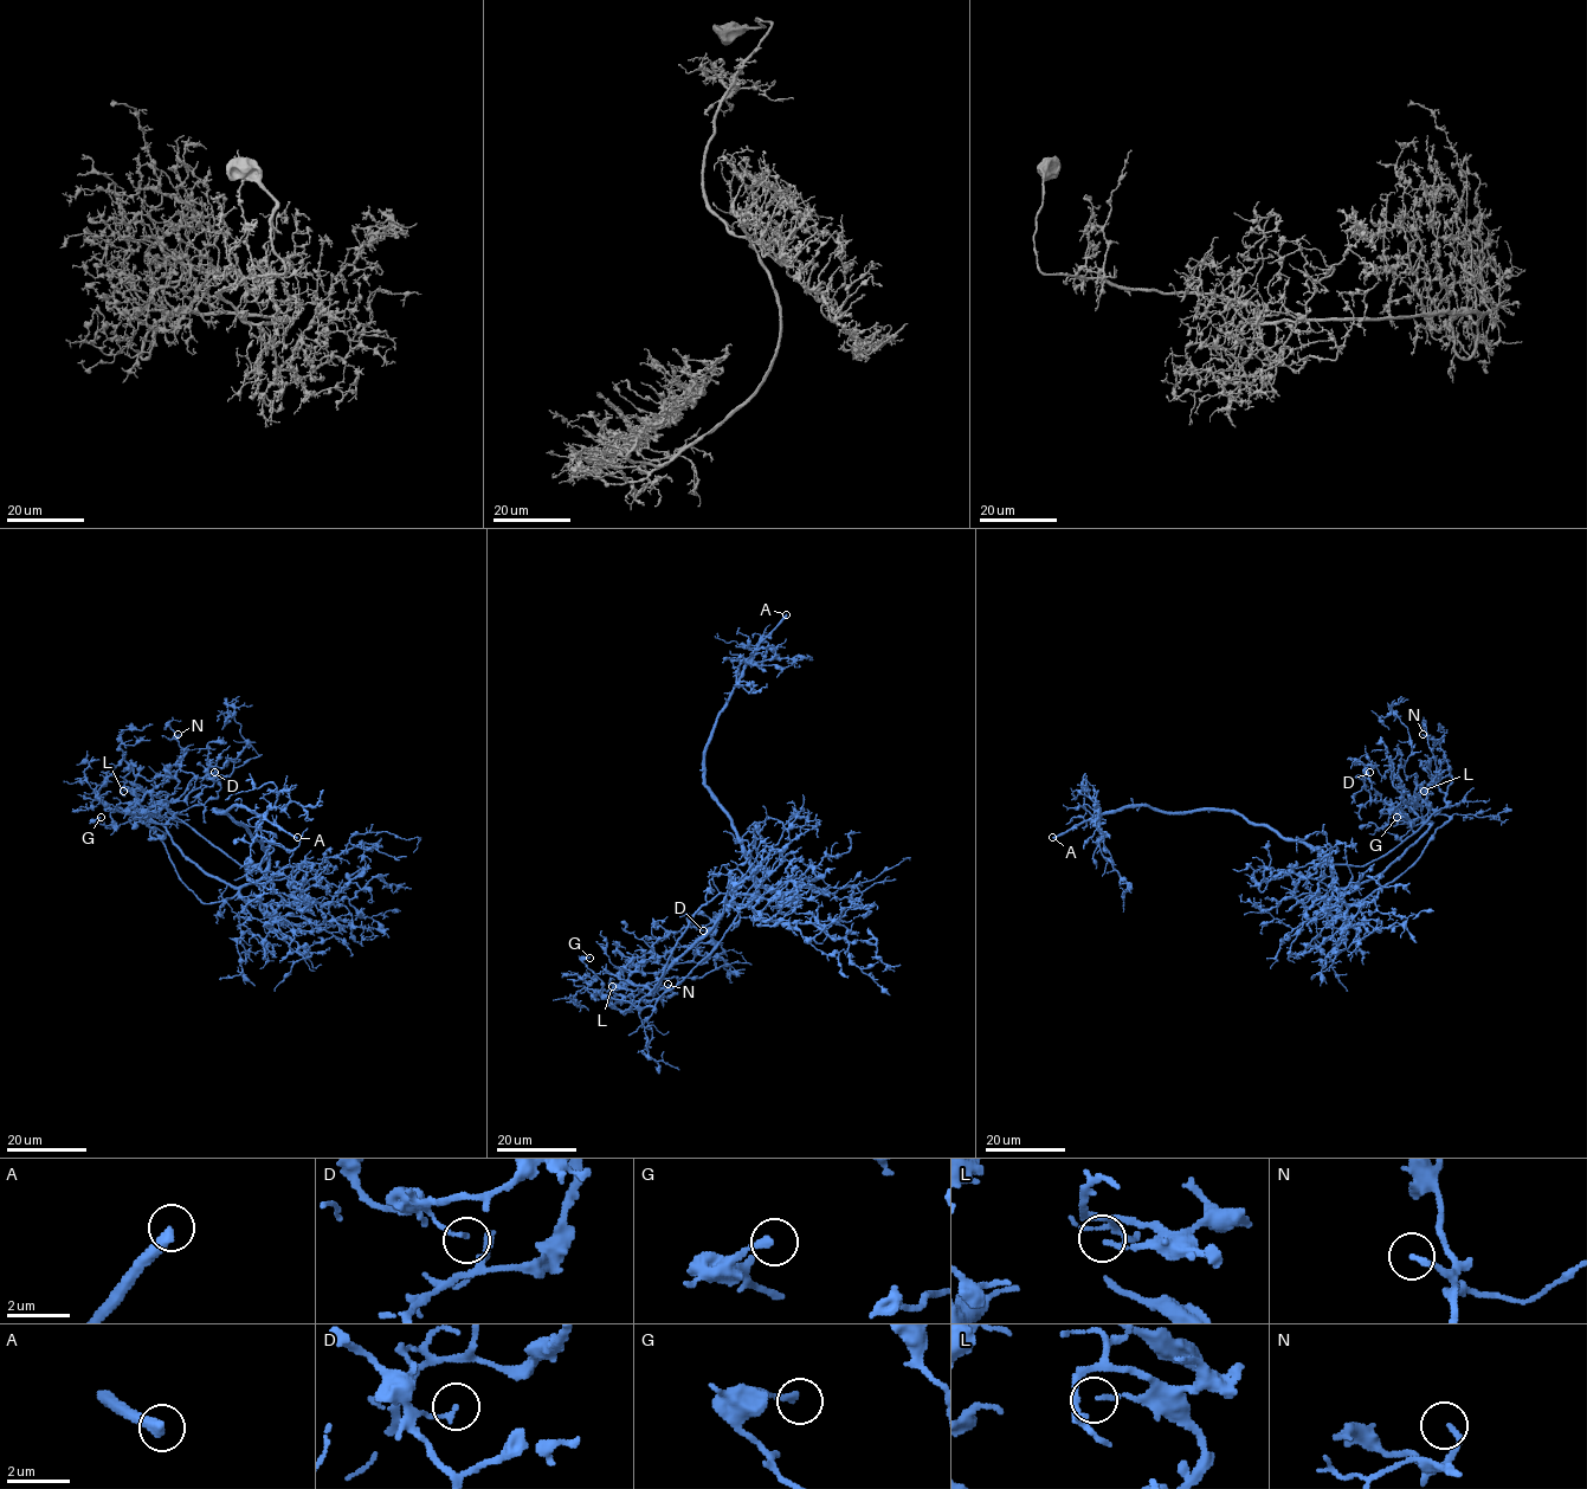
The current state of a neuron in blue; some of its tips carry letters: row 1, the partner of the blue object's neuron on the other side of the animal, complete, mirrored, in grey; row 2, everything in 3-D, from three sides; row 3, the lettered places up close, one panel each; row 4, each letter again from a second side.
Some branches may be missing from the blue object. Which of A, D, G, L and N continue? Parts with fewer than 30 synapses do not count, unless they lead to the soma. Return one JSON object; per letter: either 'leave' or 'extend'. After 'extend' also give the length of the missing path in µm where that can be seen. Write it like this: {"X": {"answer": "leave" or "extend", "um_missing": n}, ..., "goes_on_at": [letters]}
{"A": {"answer": "extend", "um_missing": 50}, "D": {"answer": "leave"}, "G": {"answer": "leave"}, "L": {"answer": "leave"}, "N": {"answer": "extend", "um_missing": 20}, "goes_on_at": ["A", "N"]}

